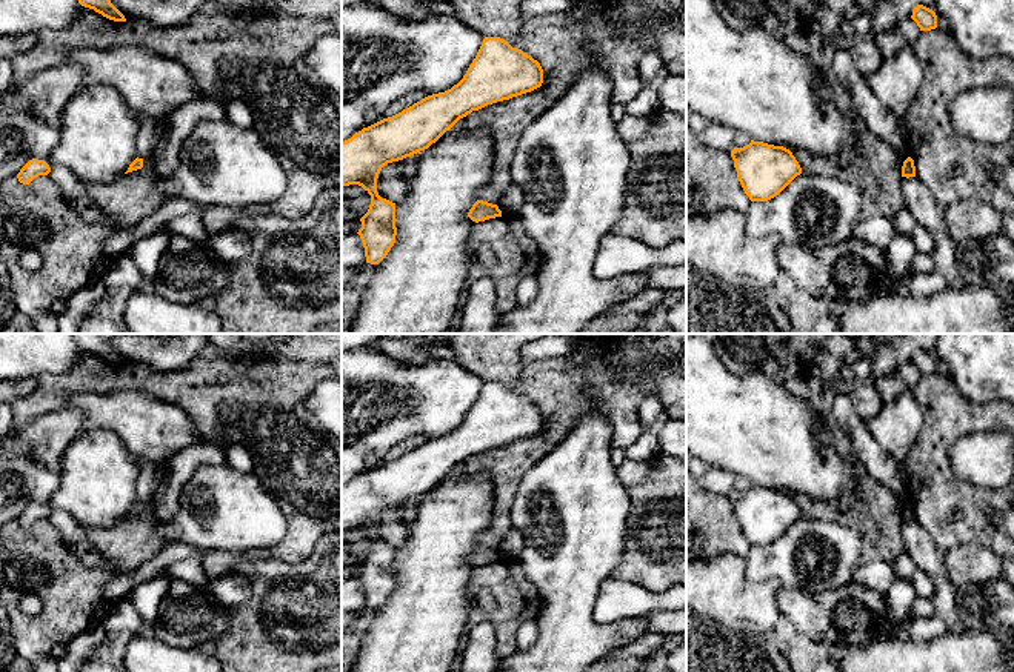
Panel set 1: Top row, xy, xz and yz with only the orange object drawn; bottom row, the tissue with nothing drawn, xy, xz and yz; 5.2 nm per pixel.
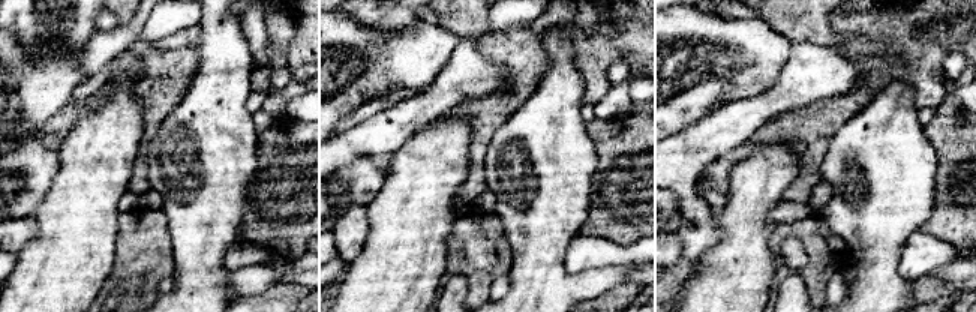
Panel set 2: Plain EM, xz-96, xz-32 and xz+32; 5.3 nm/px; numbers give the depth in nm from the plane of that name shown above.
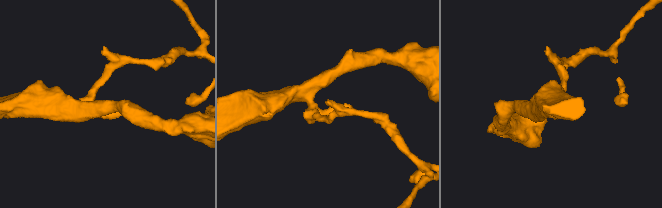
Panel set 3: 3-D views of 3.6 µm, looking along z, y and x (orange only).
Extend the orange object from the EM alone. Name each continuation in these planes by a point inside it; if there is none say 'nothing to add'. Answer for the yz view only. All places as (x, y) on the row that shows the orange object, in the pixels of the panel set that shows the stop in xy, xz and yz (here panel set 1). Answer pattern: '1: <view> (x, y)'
nothing to add

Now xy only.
nothing to add

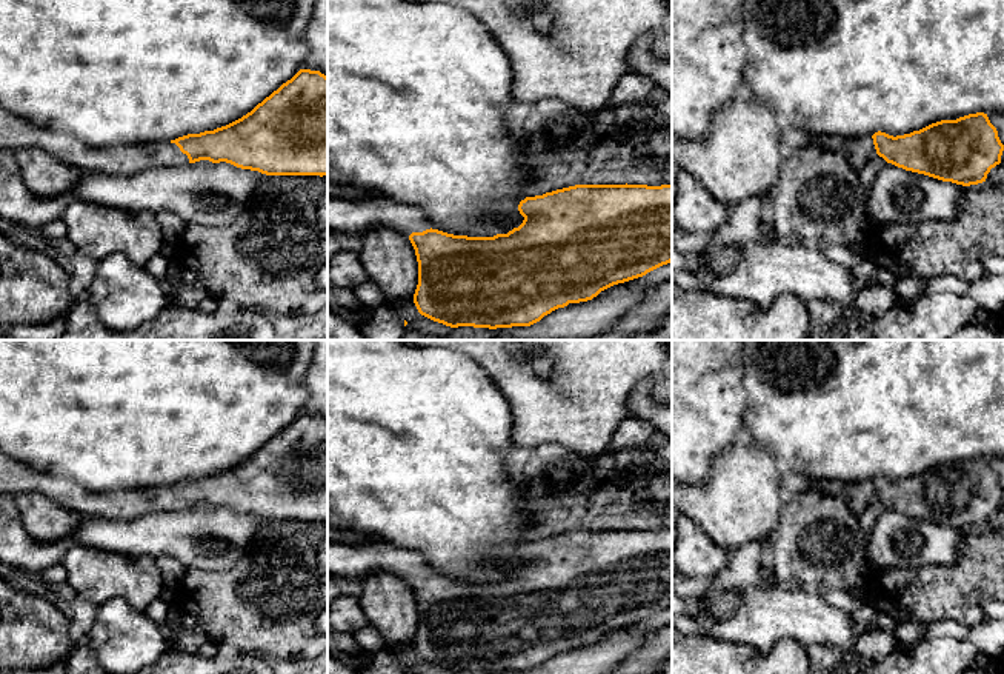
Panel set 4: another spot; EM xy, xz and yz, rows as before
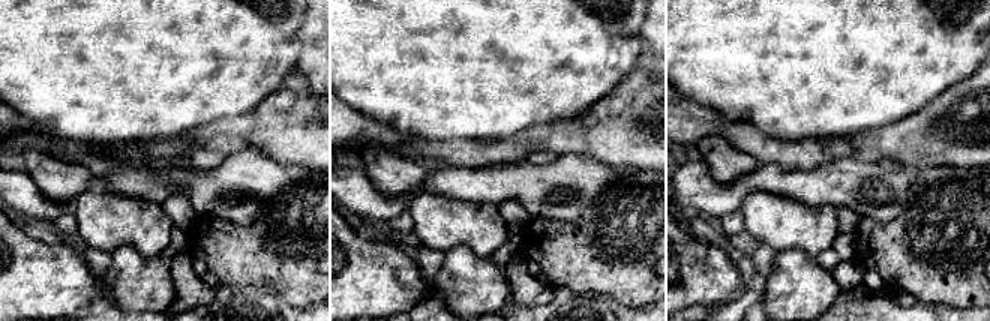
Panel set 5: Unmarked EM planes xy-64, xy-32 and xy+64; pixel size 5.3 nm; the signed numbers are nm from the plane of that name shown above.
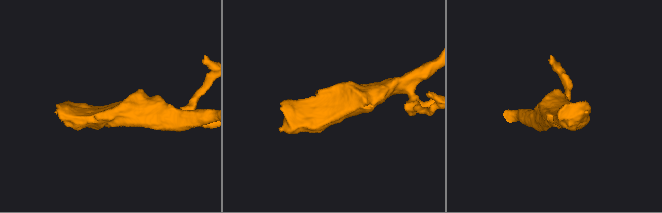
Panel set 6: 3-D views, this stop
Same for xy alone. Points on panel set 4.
1: xy (16, 133)

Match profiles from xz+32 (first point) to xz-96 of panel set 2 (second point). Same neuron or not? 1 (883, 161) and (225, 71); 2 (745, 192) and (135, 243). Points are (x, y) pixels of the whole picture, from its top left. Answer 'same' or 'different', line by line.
1: same
2: different

